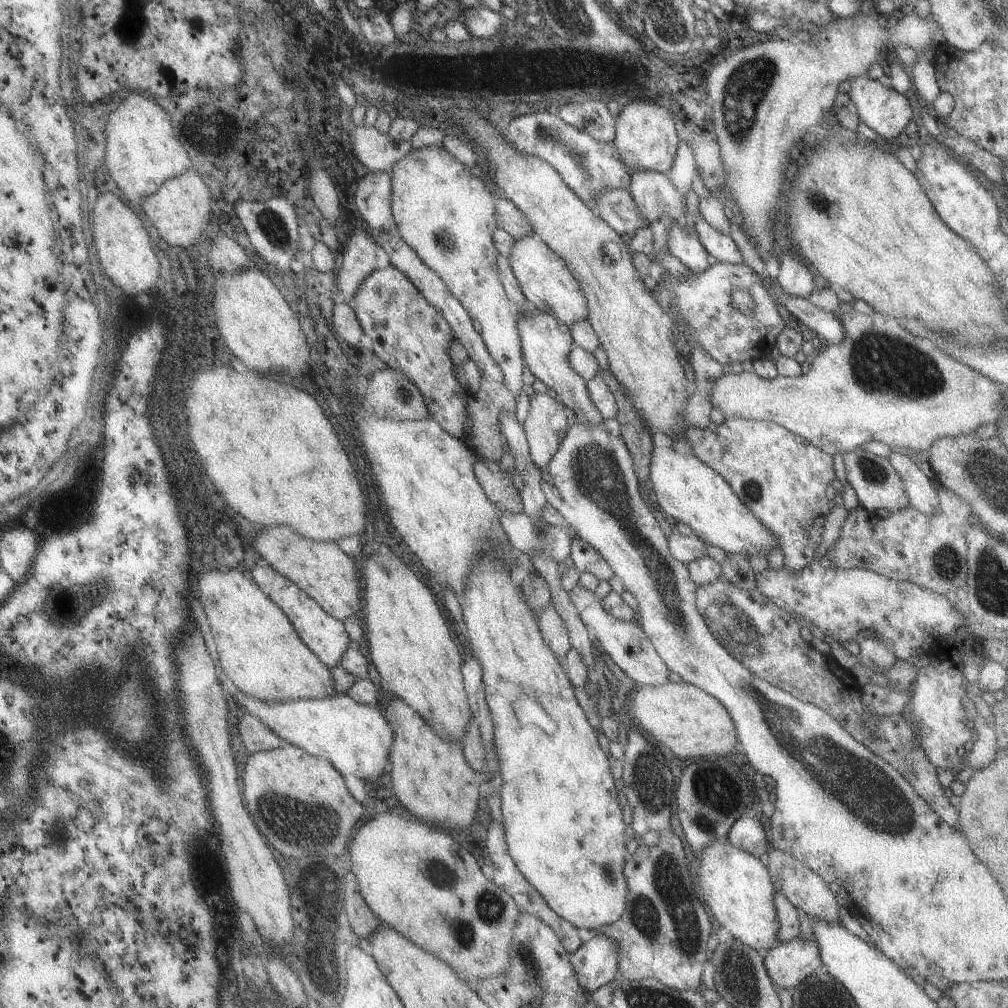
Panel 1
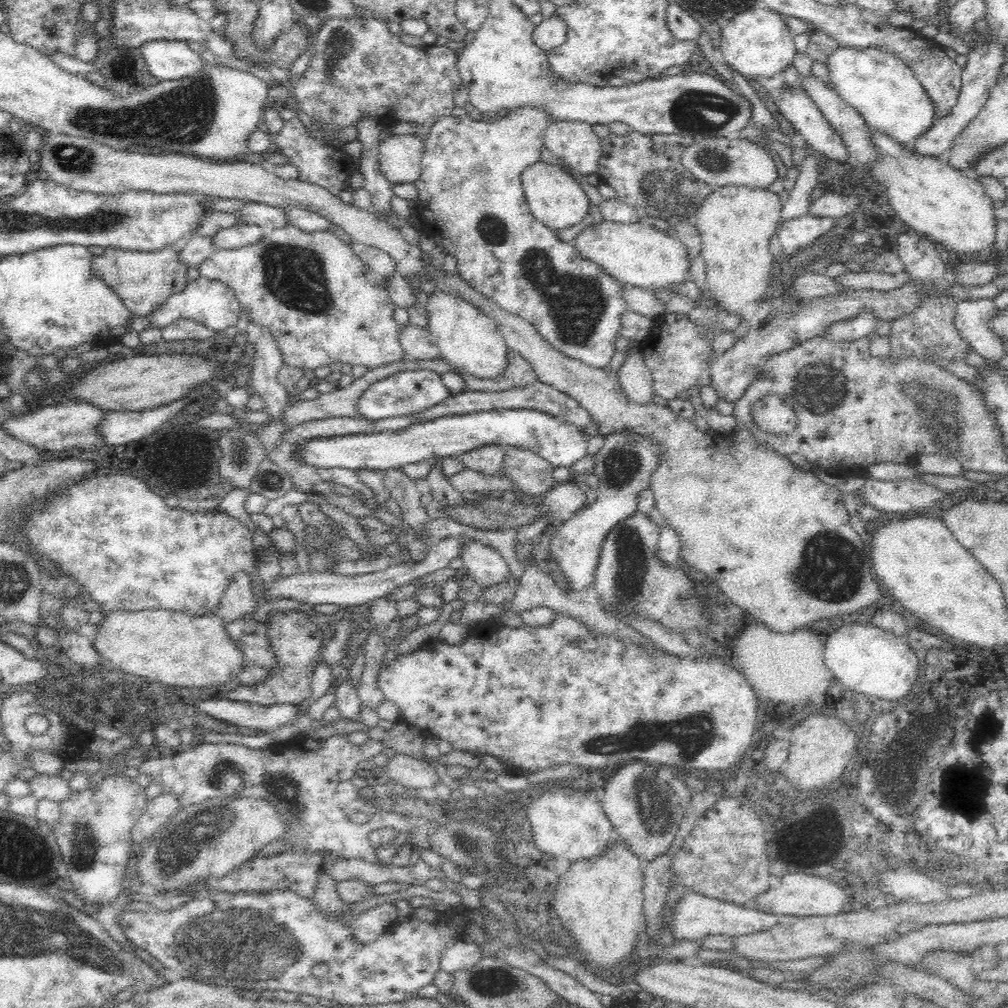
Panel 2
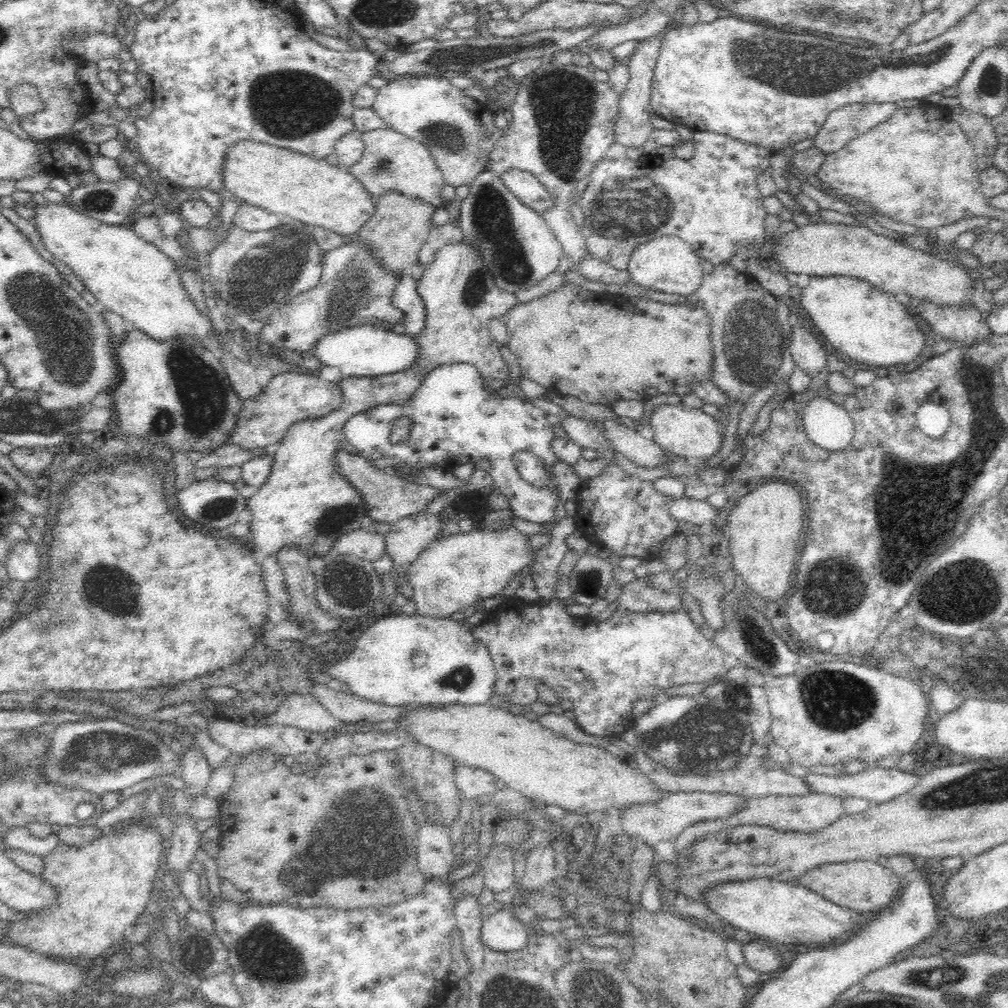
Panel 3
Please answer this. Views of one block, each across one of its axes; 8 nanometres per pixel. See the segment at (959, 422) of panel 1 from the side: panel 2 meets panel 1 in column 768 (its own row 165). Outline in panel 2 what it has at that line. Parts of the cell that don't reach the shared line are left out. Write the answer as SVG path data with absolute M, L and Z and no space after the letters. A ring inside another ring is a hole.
M415 134L384 135L378 146L382 175L390 184L414 183L422 175L425 143Z

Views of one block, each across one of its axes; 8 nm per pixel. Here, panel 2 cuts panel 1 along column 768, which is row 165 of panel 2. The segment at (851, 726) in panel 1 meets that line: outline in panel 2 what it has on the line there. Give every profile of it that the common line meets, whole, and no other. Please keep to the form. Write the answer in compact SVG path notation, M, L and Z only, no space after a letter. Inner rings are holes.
M630 130L624 136L612 132L600 138L602 158L596 174L602 182L616 190L618 198L636 209L638 217L685 220L694 215L702 202L712 194L715 186L700 182L680 163L682 152L694 144L696 138L675 134L642 134Z

